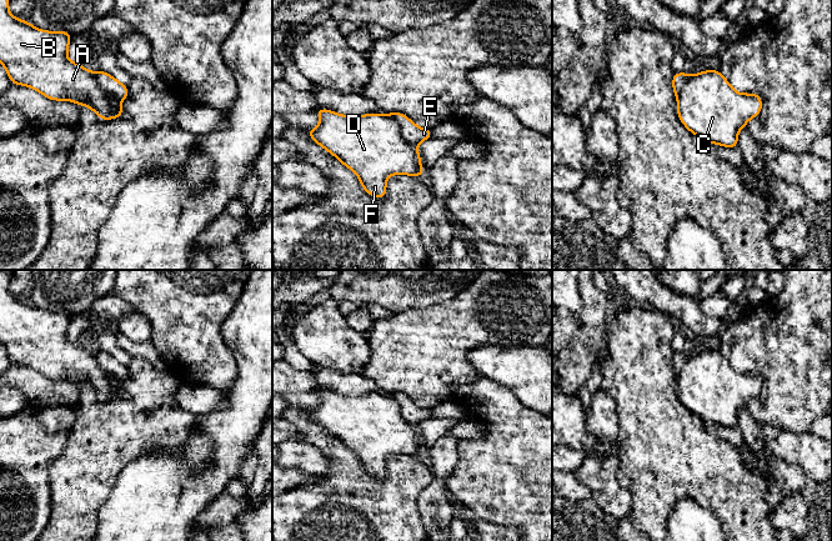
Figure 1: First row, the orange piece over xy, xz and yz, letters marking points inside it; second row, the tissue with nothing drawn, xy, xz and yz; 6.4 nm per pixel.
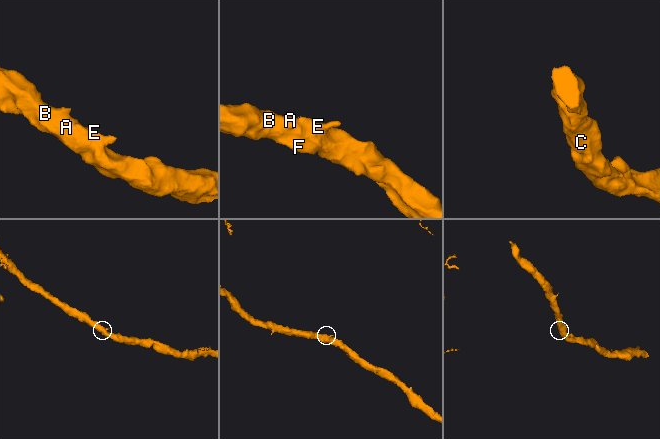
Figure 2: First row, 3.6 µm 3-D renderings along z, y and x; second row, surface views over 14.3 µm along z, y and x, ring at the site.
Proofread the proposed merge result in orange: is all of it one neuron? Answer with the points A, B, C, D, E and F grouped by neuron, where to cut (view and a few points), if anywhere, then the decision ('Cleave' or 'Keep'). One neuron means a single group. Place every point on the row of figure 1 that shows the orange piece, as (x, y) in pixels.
Groups: A B C D F / E. Split along xz (385, 115), (394, 119), (400, 134), (416, 146). Cleave

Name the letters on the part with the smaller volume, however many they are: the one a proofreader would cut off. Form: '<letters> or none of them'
E

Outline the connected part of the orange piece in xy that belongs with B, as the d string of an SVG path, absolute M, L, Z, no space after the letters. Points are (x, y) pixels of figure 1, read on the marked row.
M0 0L0 64L10 82L34 89L52 101L65 100L87 106L101 121L121 117L121 100L97 84L95 72L67 59L72 34L65 30L41 30L27 20L16 19L9 11L9 2L10 0Z

